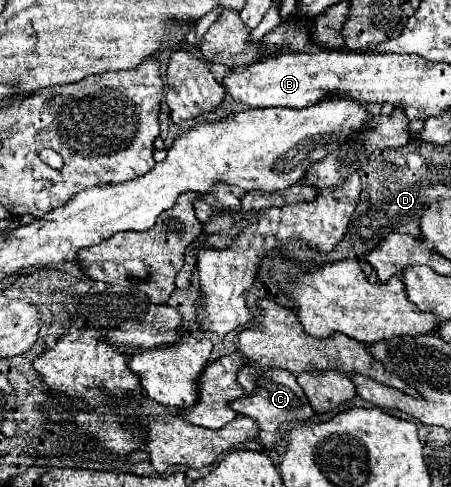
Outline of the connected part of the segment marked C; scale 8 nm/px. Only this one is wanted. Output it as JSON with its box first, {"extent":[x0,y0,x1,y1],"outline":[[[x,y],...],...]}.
{"extent":[230,372,314,450],"outline":[[[264,372],[264,376],[258,380],[258,392],[254,392],[250,396],[244,396],[240,400],[234,400],[230,406],[238,414],[250,416],[258,422],[258,426],[260,426],[260,436],[258,438],[270,450],[274,450],[274,446],[276,446],[276,436],[278,436],[278,430],[282,428],[282,424],[304,422],[304,420],[310,420],[314,416],[314,410],[310,408],[306,394],[298,386],[296,378],[290,376],[288,372]]]}

